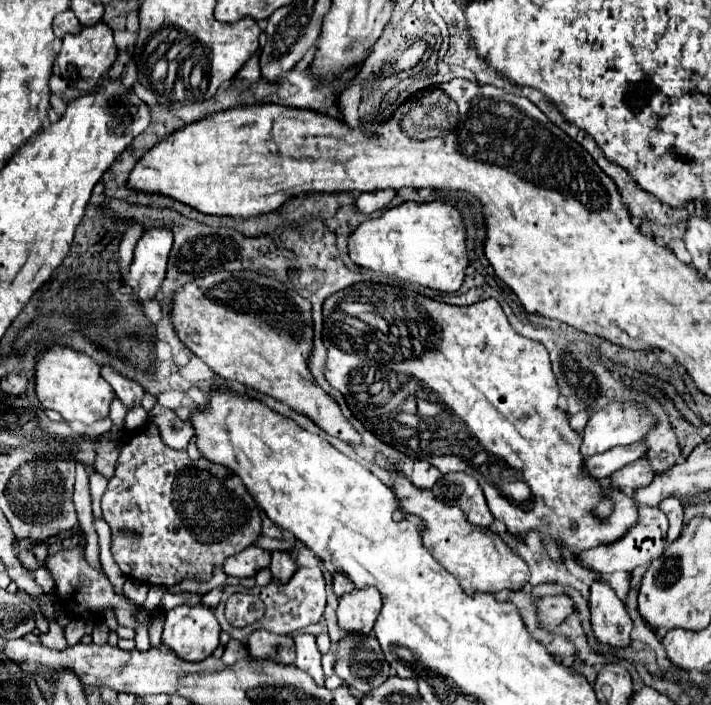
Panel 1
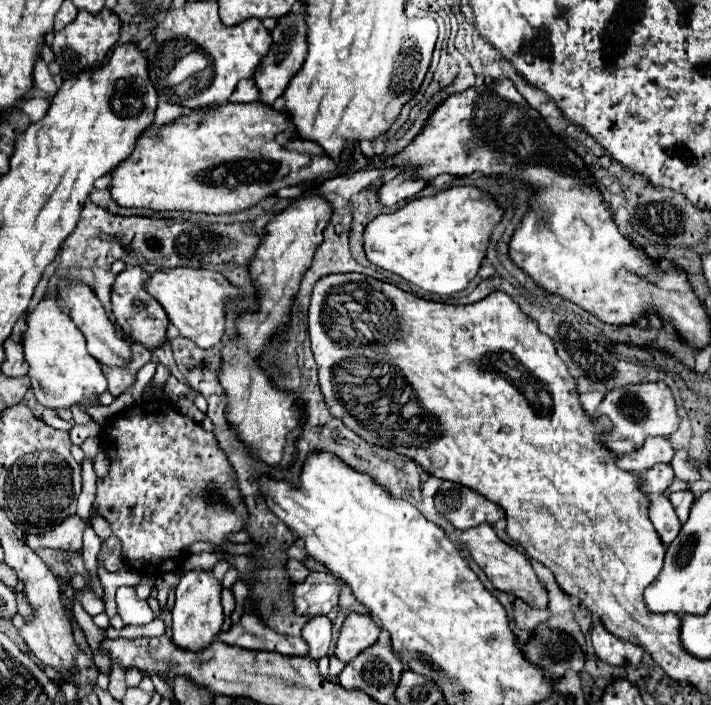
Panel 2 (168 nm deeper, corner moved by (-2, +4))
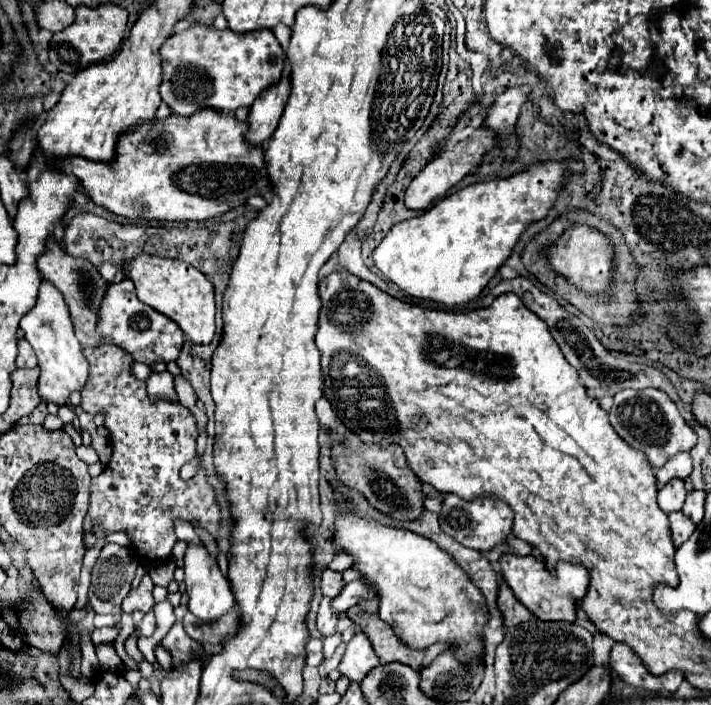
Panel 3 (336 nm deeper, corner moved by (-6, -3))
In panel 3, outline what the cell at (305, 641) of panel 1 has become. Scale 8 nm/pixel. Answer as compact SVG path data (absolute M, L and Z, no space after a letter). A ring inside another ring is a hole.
M323 597L319 613L317 613L317 629L323 637L339 633L337 629L337 613L329 607L329 597Z

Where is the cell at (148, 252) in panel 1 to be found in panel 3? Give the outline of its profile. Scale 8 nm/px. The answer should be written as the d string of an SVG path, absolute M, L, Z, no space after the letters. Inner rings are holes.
M123 279L121 283L109 285L109 289L103 297L101 309L99 309L97 331L101 331L101 335L109 337L111 343L121 347L123 351L131 353L135 361L141 361L145 365L153 365L159 361L163 361L163 363L175 361L177 355L181 353L181 345L185 341L185 335L177 327L177 323L173 323L163 313L157 313L155 309L151 309L149 305L145 305L137 299L135 285L131 279Z

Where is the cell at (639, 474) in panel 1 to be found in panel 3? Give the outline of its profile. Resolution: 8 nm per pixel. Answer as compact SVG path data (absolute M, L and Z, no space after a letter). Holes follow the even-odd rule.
M673 479L669 481L661 491L659 491L659 507L665 513L673 513L673 511L681 511L683 501L685 501L685 487L681 479Z

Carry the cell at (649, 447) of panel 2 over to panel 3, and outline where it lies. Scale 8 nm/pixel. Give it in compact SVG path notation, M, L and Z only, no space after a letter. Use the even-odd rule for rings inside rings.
M679 453L675 455L673 459L669 459L663 467L655 469L655 477L657 477L657 483L659 487L663 487L667 481L679 477L679 479L685 479L691 471L691 459L687 453Z

